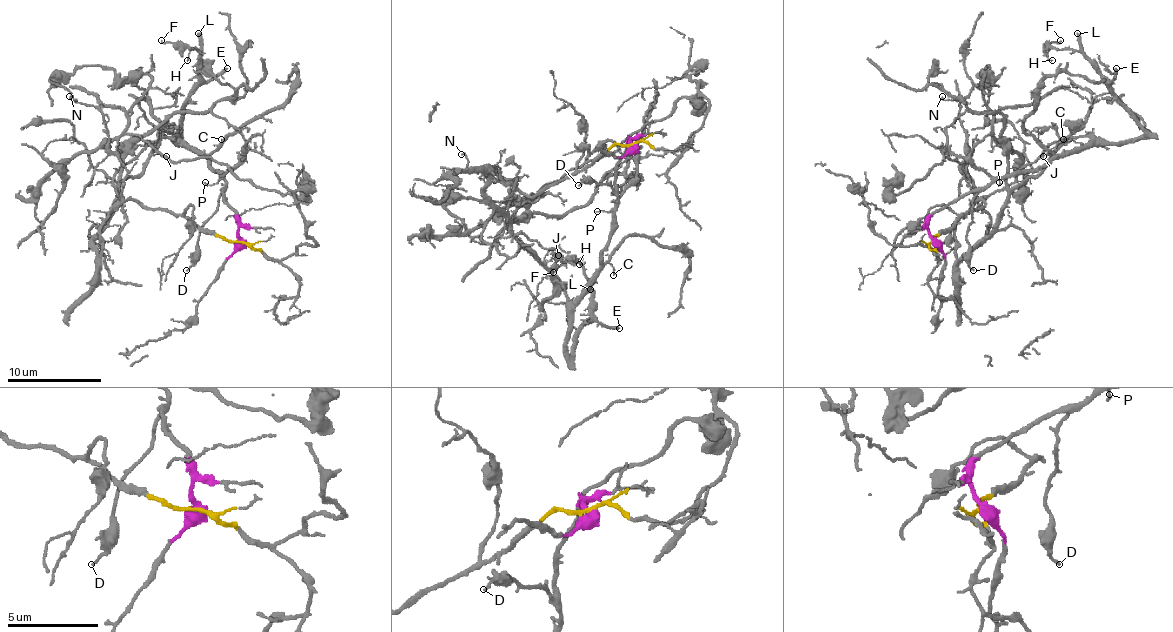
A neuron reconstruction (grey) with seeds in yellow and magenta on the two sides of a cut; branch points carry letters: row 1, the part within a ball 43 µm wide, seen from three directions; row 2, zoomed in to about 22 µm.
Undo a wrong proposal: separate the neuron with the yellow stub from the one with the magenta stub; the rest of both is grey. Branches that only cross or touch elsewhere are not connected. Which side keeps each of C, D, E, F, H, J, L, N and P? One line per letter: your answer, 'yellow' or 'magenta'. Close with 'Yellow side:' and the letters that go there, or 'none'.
C: magenta
D: magenta
E: magenta
F: magenta
H: magenta
J: yellow
L: magenta
N: yellow
P: magenta
Yellow side: J, N

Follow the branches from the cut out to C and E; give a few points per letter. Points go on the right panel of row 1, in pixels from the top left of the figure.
C: (932, 242), (929, 218), (936, 211), (962, 197), (981, 192), (997, 180), (1042, 166), (1063, 138)
E: (932, 242), (936, 211), (1000, 178), (1089, 145), (1136, 140), (1143, 126), (1113, 91), (1115, 68)

